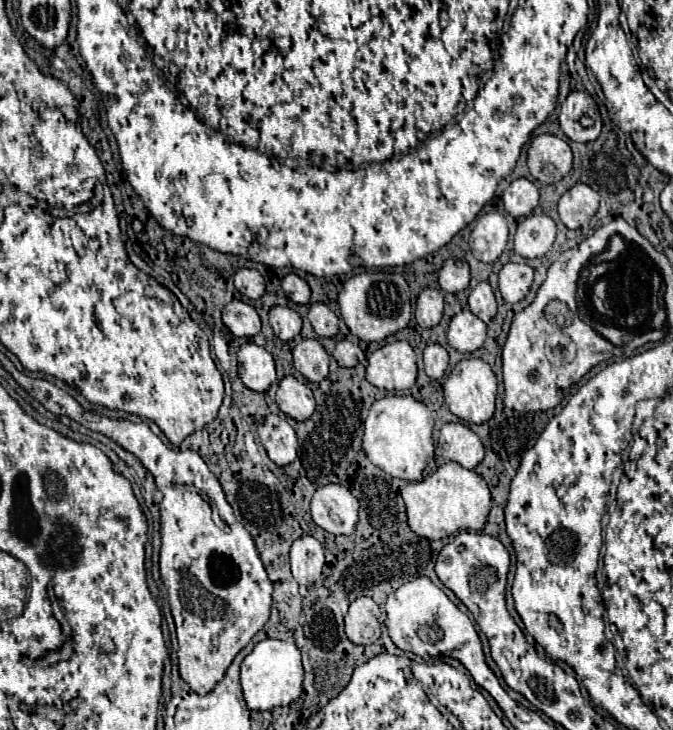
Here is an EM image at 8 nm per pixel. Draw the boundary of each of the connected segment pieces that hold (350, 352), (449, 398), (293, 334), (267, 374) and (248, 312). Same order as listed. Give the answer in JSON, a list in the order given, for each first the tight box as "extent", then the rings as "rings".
[{"extent":[334,339,366,367],"rings":[[[342,339],[342,341],[336,343],[334,359],[338,361],[340,367],[356,367],[358,363],[364,363],[366,355],[364,355],[364,351],[358,345],[354,345],[352,341]]]},{"extent":[444,357,496,425],"rings":[[[478,357],[462,359],[452,369],[452,373],[444,383],[444,401],[448,403],[448,409],[462,421],[476,425],[486,423],[494,415],[494,401],[496,401],[496,375],[490,369],[490,365]]]},{"extent":[268,307,302,341],"rings":[[[272,307],[268,315],[270,315],[270,325],[272,325],[274,333],[282,341],[292,341],[300,335],[302,319],[294,309],[290,309],[290,307]]]},{"extent":[238,343,276,393],"rings":[[[256,343],[242,345],[238,351],[238,375],[248,389],[258,393],[268,391],[268,387],[276,381],[272,355]]]},{"extent":[222,299,260,337],"rings":[[[238,299],[230,301],[222,309],[222,321],[236,337],[254,337],[260,333],[260,317],[256,309]]]}]

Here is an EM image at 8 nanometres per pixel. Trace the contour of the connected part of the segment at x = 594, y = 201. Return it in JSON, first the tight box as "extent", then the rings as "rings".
{"extent":[558,183,598,229],"rings":[[[578,183],[574,185],[570,191],[566,191],[560,201],[558,201],[558,213],[560,213],[560,221],[568,227],[568,229],[582,229],[588,227],[590,219],[594,217],[594,213],[598,211],[598,193],[584,185]]]}

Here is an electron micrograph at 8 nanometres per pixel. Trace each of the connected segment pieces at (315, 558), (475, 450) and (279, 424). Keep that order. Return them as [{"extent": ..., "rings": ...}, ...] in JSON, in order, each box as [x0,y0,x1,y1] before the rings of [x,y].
[{"extent":[290,535,324,587],"rings":[[[302,535],[290,549],[290,565],[294,579],[304,587],[312,587],[324,567],[322,545],[312,535]]]},{"extent":[438,423,484,469],"rings":[[[446,423],[438,437],[438,451],[446,461],[474,469],[484,459],[484,445],[478,435],[462,423]]]},{"extent":[258,415,298,465],"rings":[[[266,415],[262,427],[258,427],[258,437],[276,465],[288,465],[298,455],[298,439],[288,421],[280,415]]]}]

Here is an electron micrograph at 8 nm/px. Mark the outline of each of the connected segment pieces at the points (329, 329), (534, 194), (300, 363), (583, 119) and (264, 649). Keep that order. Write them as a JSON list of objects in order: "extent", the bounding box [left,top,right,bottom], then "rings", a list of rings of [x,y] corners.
[{"extent":[308,303,338,337],"rings":[[[312,303],[308,311],[308,321],[318,337],[334,337],[338,333],[338,317],[324,303]]]},{"extent":[502,179,538,217],"rings":[[[516,179],[504,191],[502,201],[512,217],[526,217],[538,205],[538,187],[528,179]]]},{"extent":[294,339,328,383],"rings":[[[316,339],[300,341],[294,351],[294,369],[304,375],[308,381],[320,383],[328,377],[328,353]]]},{"extent":[560,91,600,141],"rings":[[[572,91],[560,107],[560,127],[572,141],[594,141],[600,135],[600,113],[596,101],[584,91]]]},{"extent":[240,639,304,711],"rings":[[[280,639],[260,641],[254,651],[242,661],[240,667],[240,683],[246,707],[252,711],[272,711],[276,707],[286,707],[296,701],[302,693],[304,669],[300,661],[298,647]]]}]

